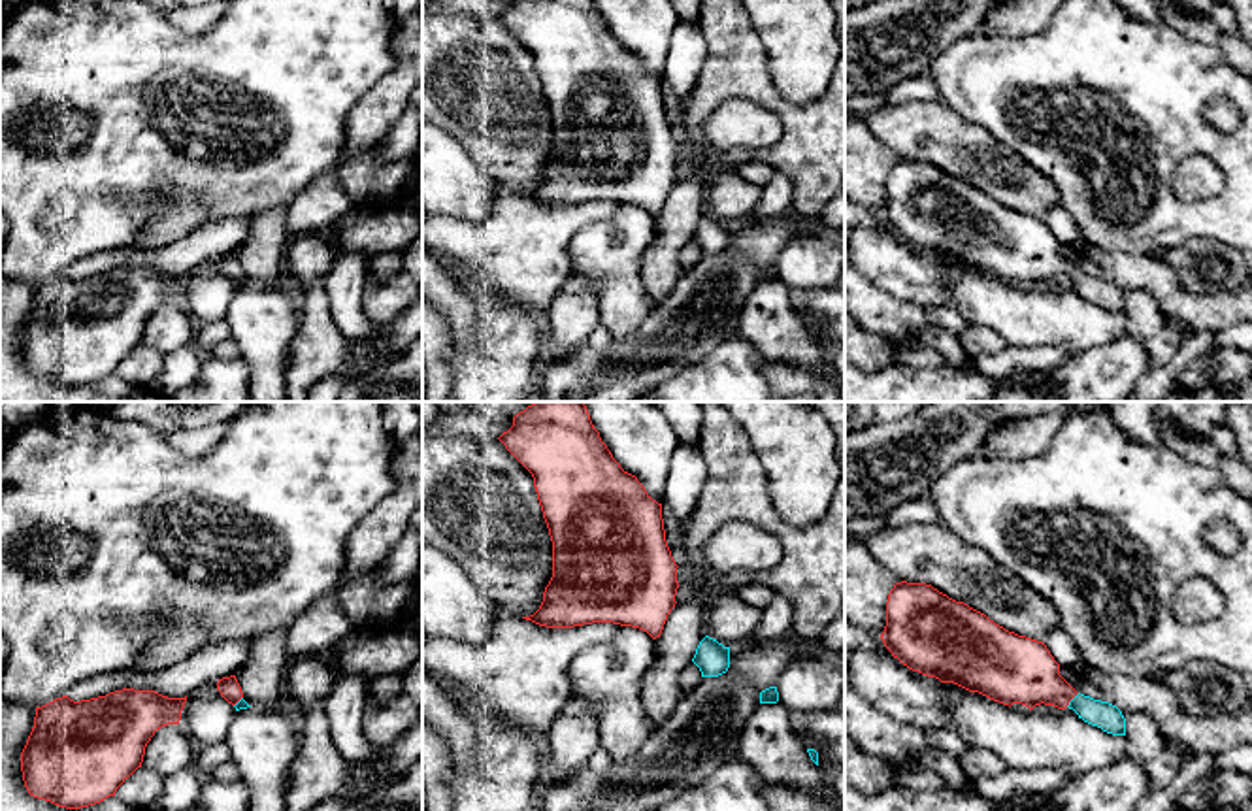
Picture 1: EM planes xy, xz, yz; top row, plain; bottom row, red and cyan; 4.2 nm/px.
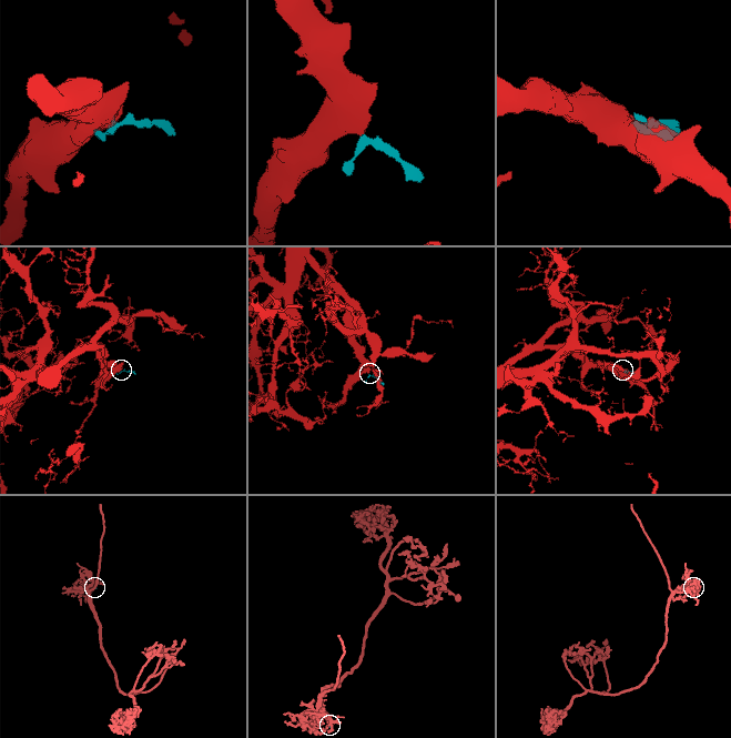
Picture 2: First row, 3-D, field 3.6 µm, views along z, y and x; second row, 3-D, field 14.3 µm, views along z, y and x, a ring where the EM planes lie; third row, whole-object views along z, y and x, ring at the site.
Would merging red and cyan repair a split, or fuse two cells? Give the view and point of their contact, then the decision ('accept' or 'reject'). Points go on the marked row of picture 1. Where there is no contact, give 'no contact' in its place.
contact yz (1071, 698); accept

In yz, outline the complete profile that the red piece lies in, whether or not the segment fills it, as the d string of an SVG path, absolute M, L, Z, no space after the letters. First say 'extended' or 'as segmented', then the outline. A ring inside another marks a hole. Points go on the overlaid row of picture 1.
extended; M896 583L886 602L884 647L903 666L941 683L954 683L1003 705L1022 703L1073 709L1084 722L1112 736L1126 736L1122 711L1101 700L1077 692L1062 675L1043 641L1018 636L990 621L984 613L956 602L926 583Z

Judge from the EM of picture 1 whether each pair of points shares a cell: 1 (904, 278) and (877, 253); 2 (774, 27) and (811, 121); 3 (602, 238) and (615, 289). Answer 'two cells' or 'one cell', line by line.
1: one cell
2: two cells
3: one cell

